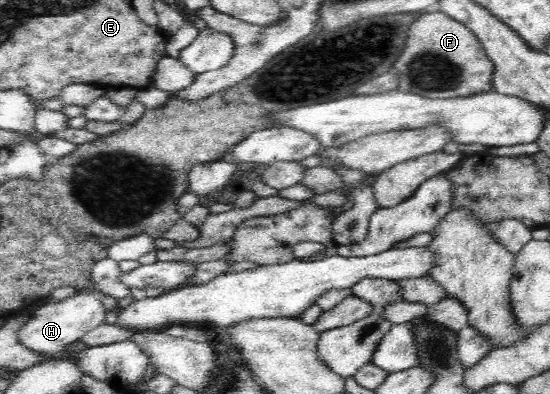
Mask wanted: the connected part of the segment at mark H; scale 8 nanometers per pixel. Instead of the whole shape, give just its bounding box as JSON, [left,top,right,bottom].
[16,286,103,358]

